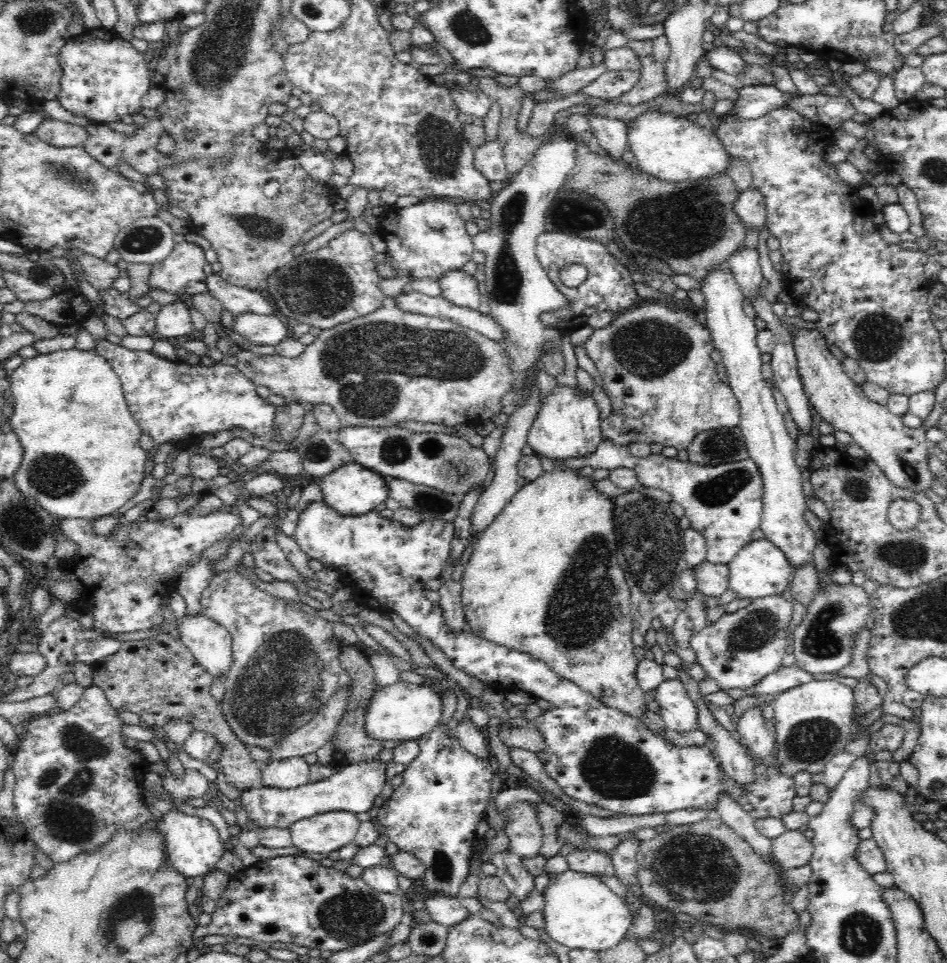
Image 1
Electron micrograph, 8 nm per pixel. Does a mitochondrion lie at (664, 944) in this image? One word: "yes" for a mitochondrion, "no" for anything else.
no

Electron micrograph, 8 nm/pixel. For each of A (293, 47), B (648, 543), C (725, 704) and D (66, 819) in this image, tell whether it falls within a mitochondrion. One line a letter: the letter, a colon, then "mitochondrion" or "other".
A: other
B: mitochondrion
C: other
D: mitochondrion

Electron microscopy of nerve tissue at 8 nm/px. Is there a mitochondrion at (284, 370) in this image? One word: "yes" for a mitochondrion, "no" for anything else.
no

